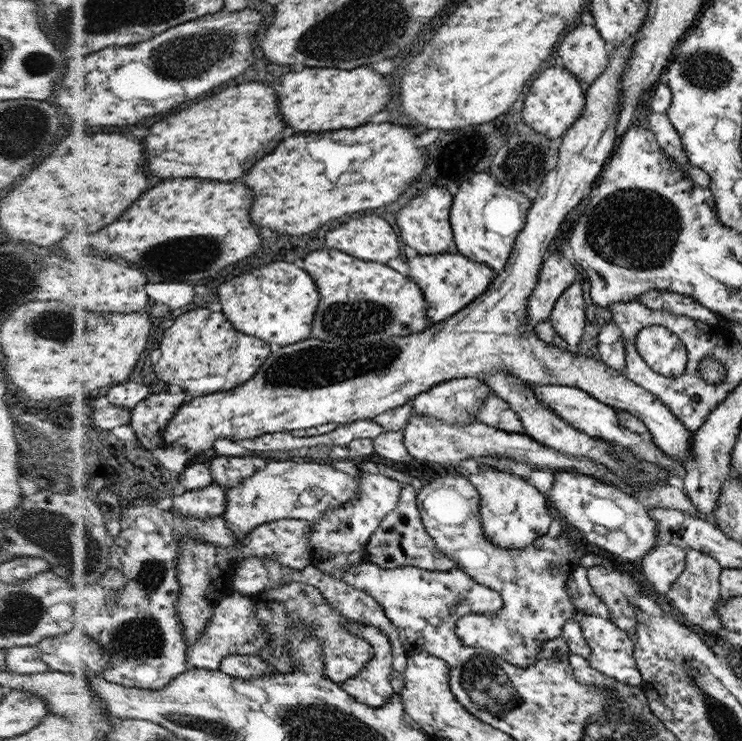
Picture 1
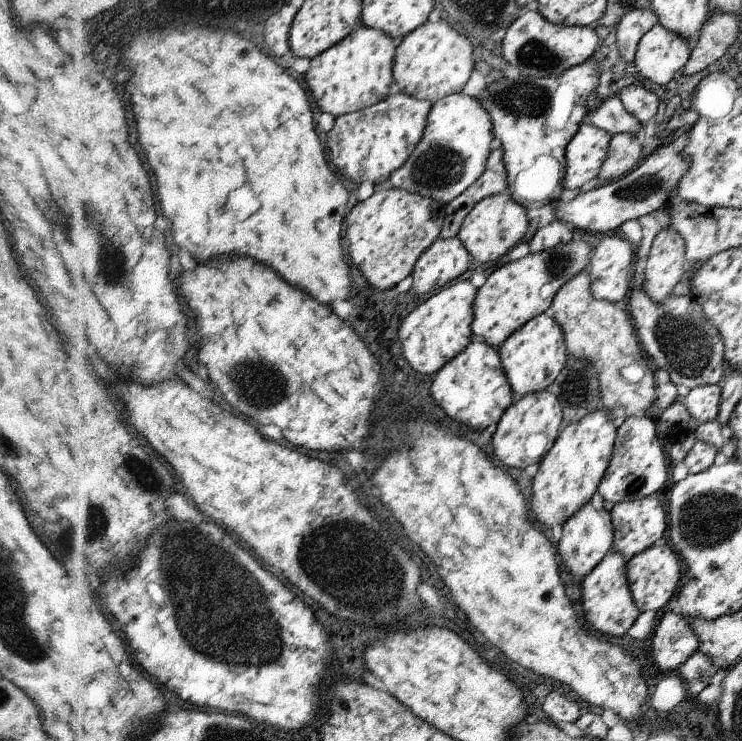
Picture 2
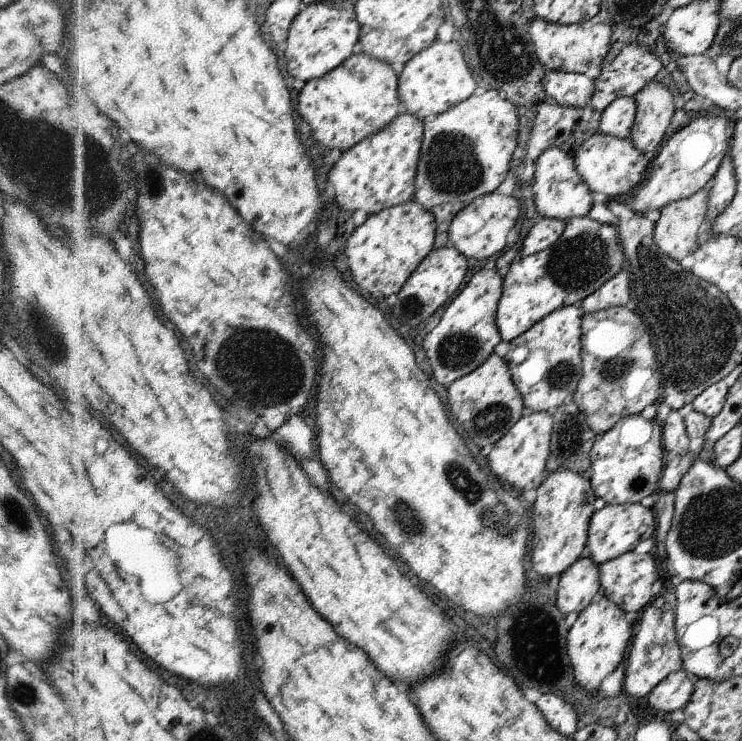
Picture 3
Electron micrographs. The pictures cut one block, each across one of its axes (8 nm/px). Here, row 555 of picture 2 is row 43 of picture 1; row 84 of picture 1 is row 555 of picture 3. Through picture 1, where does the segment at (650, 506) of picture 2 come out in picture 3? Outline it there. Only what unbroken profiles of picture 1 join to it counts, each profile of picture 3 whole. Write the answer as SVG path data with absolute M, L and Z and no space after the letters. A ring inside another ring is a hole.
M640 503L607 504L595 512L589 528L589 540L586 554L594 558L594 562L601 566L606 560L613 561L625 553L634 551L641 542L652 539L656 529L656 522L652 508L644 508Z

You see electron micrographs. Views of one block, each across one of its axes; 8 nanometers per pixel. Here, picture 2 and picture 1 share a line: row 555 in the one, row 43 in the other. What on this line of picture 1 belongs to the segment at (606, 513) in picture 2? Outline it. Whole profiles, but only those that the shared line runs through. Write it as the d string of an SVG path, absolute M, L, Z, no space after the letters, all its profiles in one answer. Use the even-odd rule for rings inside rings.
M580 23L568 30L566 37L562 39L562 44L558 47L558 55L562 57L563 65L569 71L573 71L582 85L587 86L602 76L606 68L609 68L608 55L610 48L606 46L605 39L602 38L601 31L594 24Z

